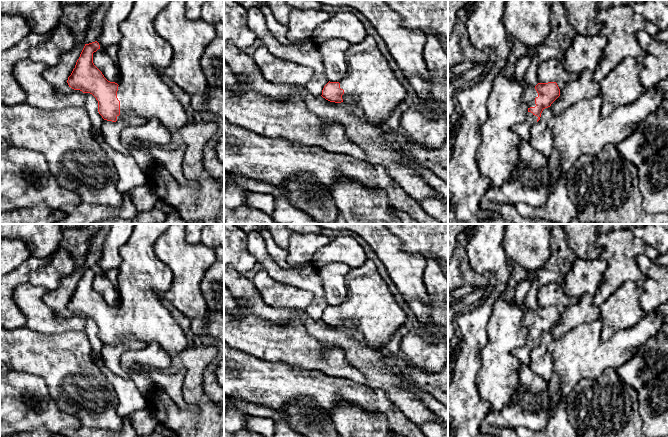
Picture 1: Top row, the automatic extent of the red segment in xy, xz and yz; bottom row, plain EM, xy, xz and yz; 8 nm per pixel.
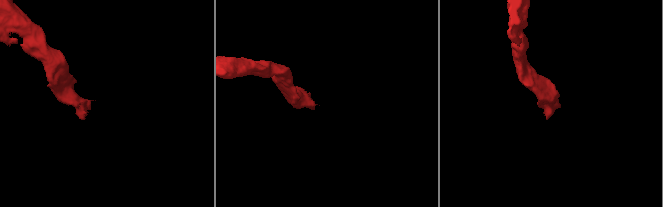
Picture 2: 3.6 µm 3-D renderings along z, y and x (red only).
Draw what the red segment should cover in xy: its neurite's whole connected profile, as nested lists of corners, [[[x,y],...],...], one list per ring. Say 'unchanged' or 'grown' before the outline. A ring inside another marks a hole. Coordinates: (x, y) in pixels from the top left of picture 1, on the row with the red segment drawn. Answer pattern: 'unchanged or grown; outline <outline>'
grown; outline [[[134,0],[133,8],[128,17],[121,22],[121,40],[118,44],[118,65],[121,80],[117,84],[108,81],[102,72],[93,63],[93,53],[100,49],[97,41],[85,44],[75,68],[68,77],[67,83],[74,90],[92,94],[98,101],[98,112],[104,120],[116,122],[123,115],[133,113],[141,118],[150,121],[158,119],[172,133],[189,122],[186,112],[181,103],[166,84],[163,76],[163,69],[171,64],[173,50],[167,42],[155,31],[154,20],[171,0]]]

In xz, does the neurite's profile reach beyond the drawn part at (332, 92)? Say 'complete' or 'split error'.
split error

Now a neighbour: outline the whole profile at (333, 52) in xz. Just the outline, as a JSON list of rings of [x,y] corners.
[[[329,40],[319,45],[325,74],[330,82],[338,82],[347,70],[345,54],[351,44],[345,40]]]

